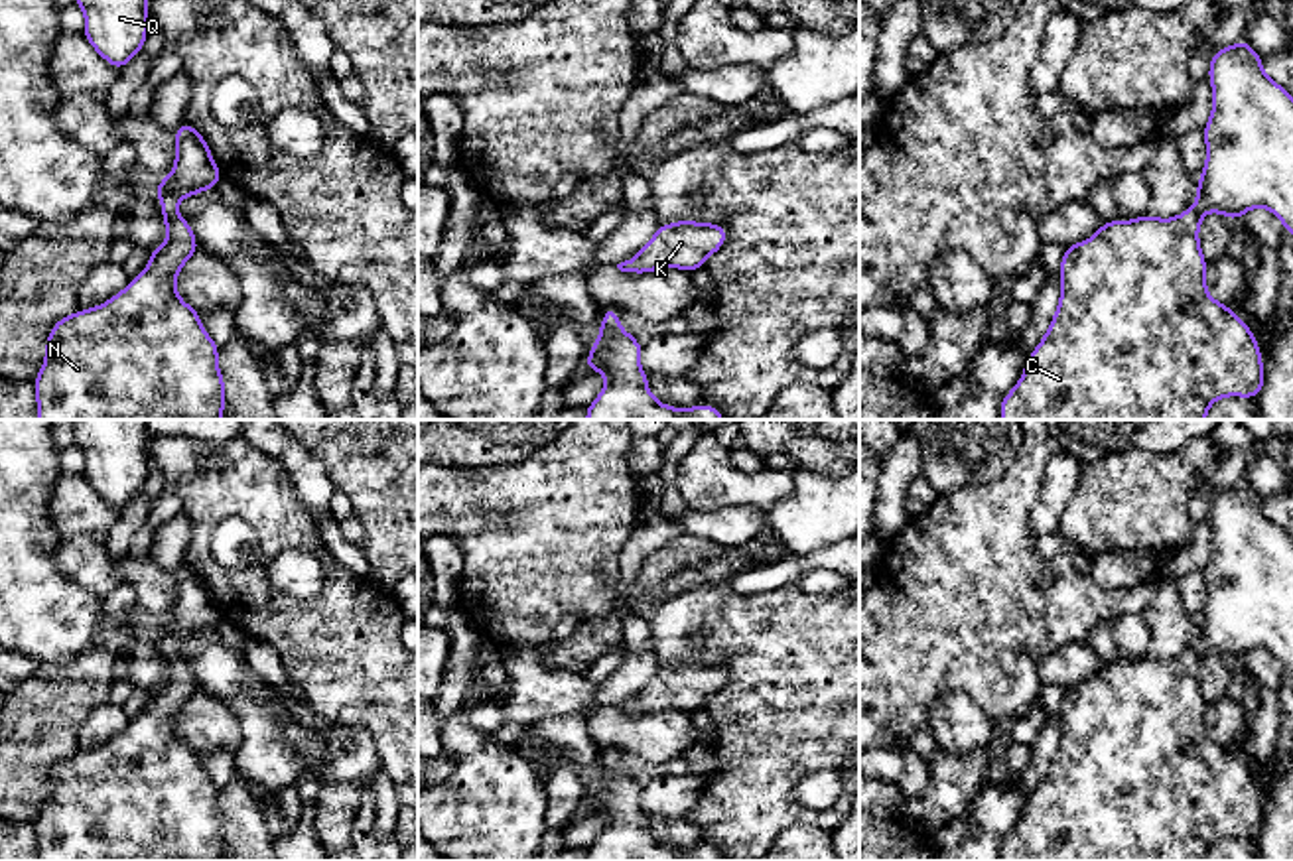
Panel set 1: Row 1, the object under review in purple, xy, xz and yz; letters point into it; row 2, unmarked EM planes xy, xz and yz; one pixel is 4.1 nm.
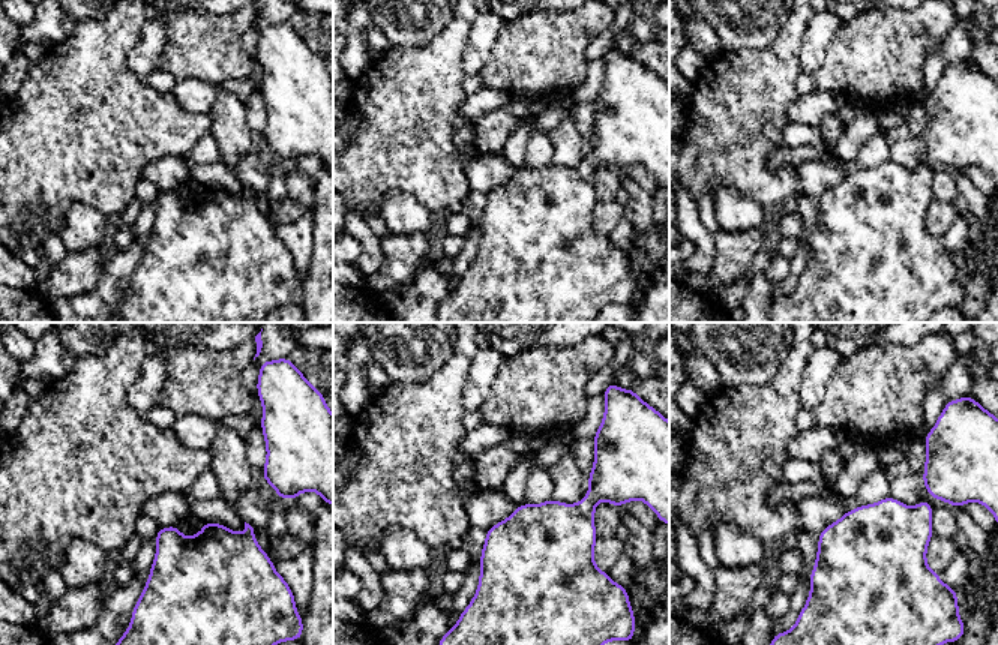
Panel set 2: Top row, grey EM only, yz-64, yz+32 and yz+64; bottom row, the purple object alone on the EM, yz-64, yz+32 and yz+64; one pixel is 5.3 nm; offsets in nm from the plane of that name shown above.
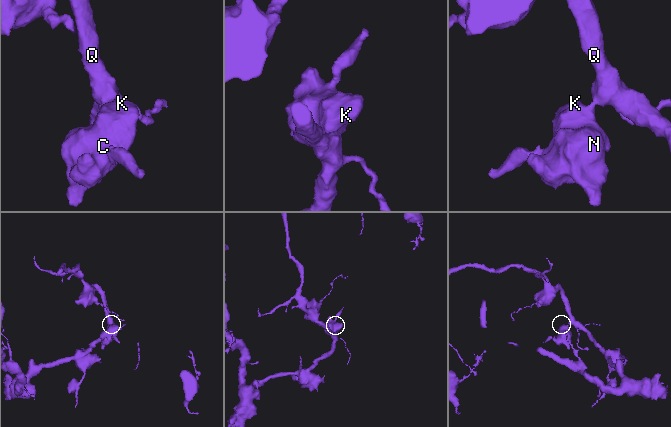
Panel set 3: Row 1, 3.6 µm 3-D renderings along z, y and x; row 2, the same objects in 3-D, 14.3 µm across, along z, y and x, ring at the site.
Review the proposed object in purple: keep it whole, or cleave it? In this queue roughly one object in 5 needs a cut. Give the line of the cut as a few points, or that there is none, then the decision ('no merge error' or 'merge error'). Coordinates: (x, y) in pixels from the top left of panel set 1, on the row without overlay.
no cut; no merge error

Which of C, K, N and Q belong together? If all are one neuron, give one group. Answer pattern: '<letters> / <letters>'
C K N Q

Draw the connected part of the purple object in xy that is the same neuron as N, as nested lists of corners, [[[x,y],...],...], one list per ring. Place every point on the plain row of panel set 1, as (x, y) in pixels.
[[[183,562],[173,575],[173,611],[156,629],[156,640],[164,648],[162,662],[168,680],[162,688],[150,692],[148,707],[136,719],[130,719],[122,733],[101,747],[79,751],[53,764],[43,806],[34,822],[37,861],[221,861],[225,855],[225,820],[217,806],[221,788],[201,766],[199,751],[187,747],[175,731],[179,711],[199,692],[189,662],[175,648],[189,636],[213,630],[223,617],[195,567]]]

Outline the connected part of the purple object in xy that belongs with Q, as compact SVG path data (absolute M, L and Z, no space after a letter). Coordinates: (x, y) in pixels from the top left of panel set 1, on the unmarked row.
M73 420L73 443L85 455L83 477L112 510L122 512L144 491L150 465L148 420Z

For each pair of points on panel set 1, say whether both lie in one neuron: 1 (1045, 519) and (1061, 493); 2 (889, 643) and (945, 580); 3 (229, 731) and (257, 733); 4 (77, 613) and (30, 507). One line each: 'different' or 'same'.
1: same
2: same
3: different
4: same

